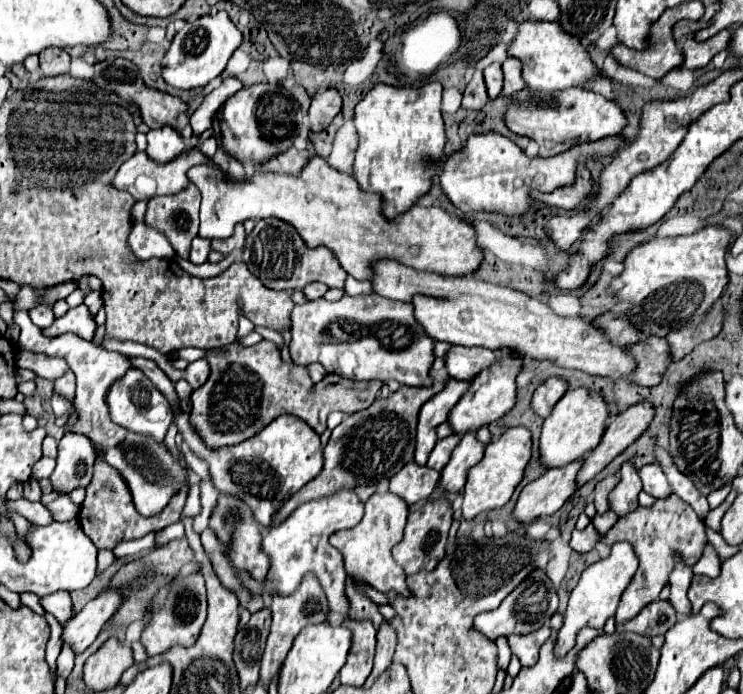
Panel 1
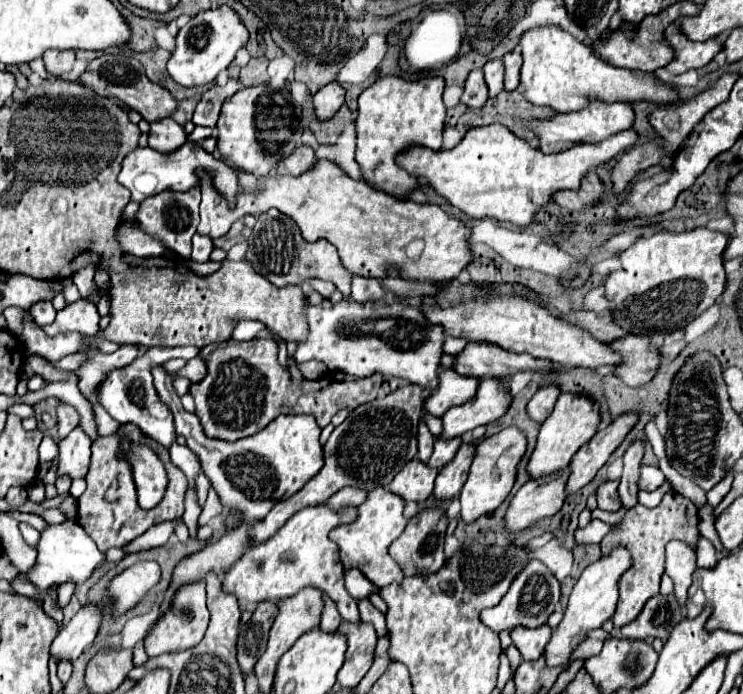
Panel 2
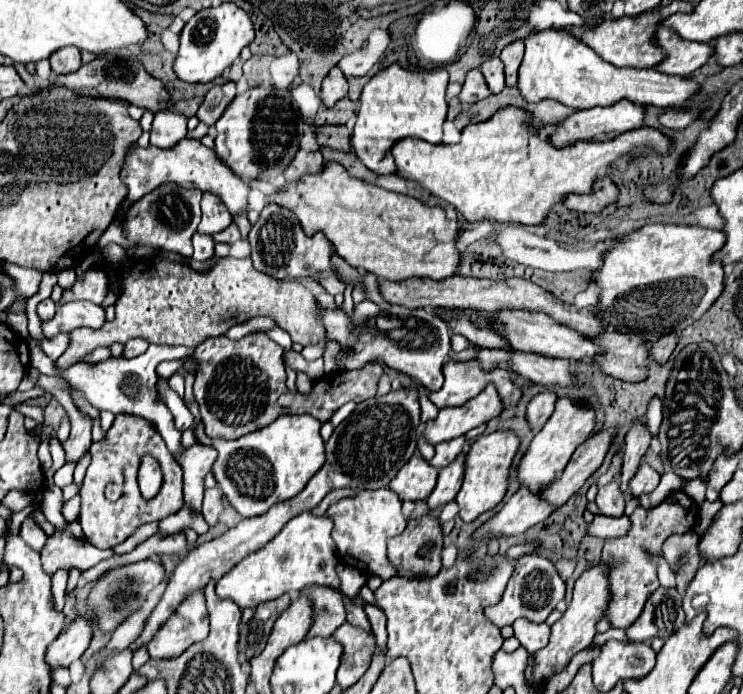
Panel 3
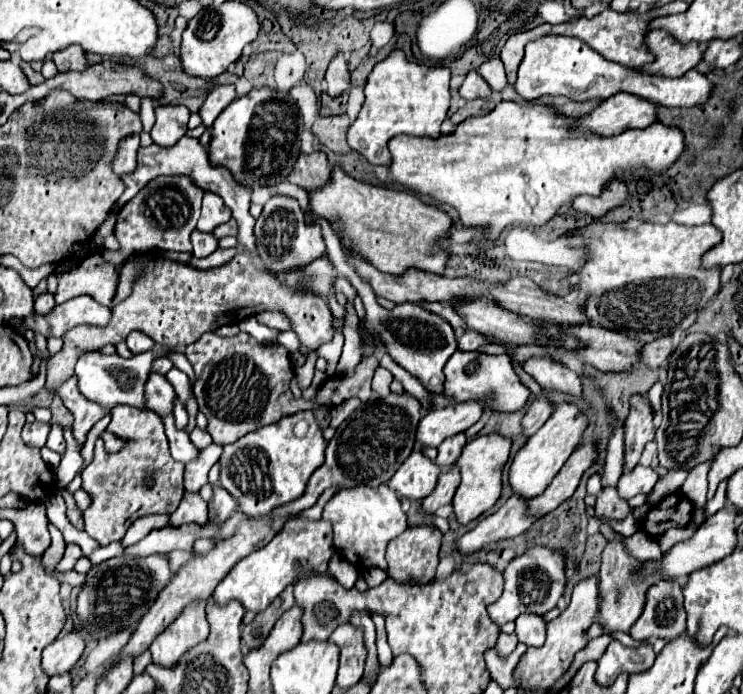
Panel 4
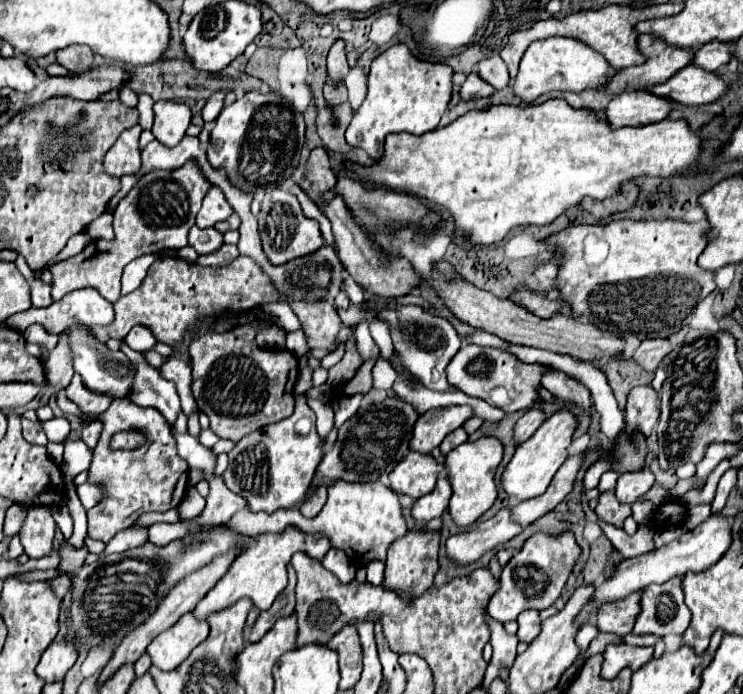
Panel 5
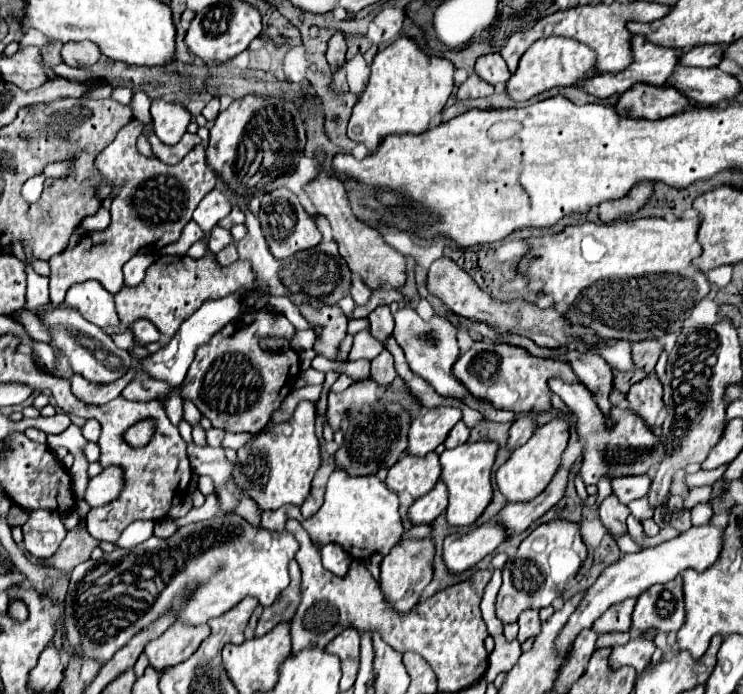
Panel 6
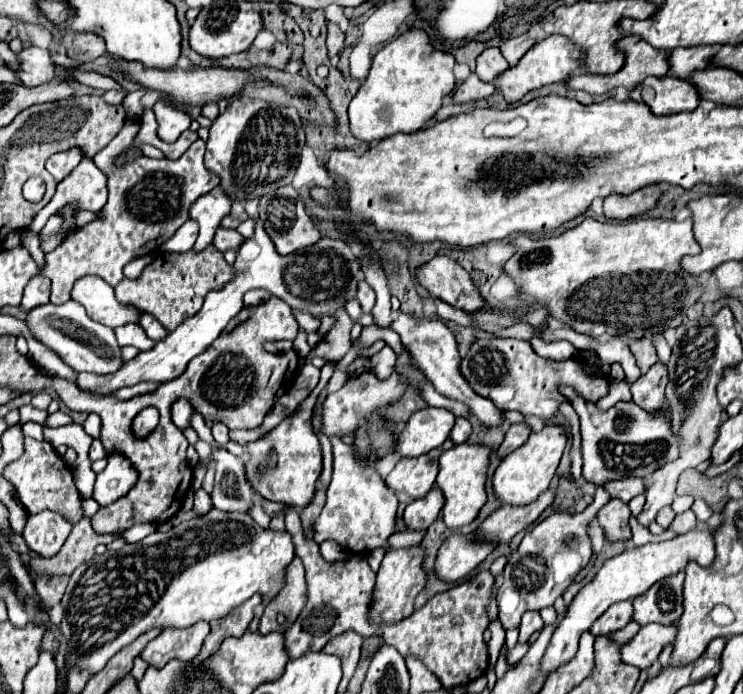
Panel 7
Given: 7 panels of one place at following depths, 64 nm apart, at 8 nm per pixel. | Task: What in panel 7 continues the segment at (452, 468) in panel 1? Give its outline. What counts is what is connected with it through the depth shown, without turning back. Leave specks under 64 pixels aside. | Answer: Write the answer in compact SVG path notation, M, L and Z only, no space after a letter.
M432 488L424 500L414 500L404 510L404 520L410 530L426 530L440 514L444 506L444 494L440 488Z

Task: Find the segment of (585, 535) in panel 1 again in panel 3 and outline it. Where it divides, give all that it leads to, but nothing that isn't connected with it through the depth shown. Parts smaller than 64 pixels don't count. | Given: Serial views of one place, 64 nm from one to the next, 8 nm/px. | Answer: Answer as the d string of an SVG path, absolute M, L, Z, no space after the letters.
M594 516L586 534L596 538L618 538L618 536L624 536L628 528L630 528L630 520L626 516L620 516L620 518Z

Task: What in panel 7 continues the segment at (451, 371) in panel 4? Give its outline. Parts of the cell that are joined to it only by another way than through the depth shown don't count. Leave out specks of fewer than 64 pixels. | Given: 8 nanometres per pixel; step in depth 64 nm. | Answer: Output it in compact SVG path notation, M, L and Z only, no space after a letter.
M478 338L468 354L460 362L460 372L472 386L472 390L484 398L490 398L500 410L516 410L524 416L552 418L558 412L558 406L566 398L558 392L558 384L572 386L590 402L598 402L608 394L608 380L588 376L582 368L582 362L576 358L556 362L540 358L526 340L514 338Z

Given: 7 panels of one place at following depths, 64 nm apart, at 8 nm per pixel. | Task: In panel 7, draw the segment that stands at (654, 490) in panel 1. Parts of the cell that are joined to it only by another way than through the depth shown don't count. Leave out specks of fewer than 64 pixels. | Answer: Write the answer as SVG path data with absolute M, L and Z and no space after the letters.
M628 476L628 480L612 480L612 482L606 482L604 488L606 488L606 492L612 498L620 498L622 502L630 502L634 496L646 492L644 480L632 478L632 476Z

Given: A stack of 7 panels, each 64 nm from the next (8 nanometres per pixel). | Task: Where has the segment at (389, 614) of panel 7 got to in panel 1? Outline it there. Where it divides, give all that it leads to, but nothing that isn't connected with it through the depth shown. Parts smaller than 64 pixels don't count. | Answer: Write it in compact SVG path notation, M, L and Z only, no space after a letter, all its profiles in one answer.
M438 498L422 504L416 512L408 514L408 524L402 542L392 550L394 560L404 568L404 572L416 574L418 570L432 570L444 558L444 546L448 538L448 528L452 524L452 506L446 498Z

